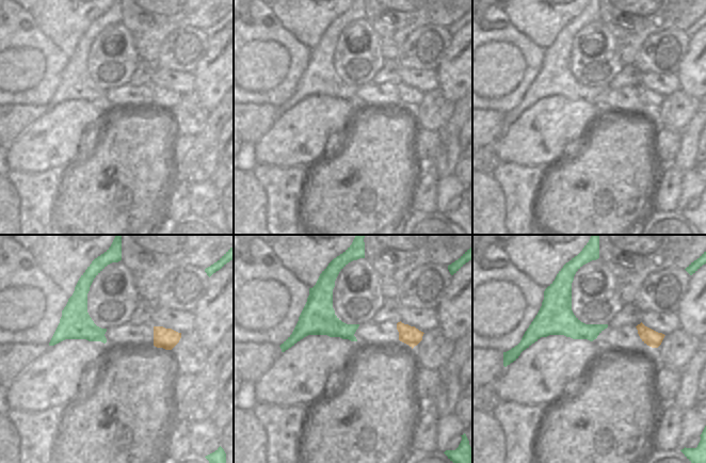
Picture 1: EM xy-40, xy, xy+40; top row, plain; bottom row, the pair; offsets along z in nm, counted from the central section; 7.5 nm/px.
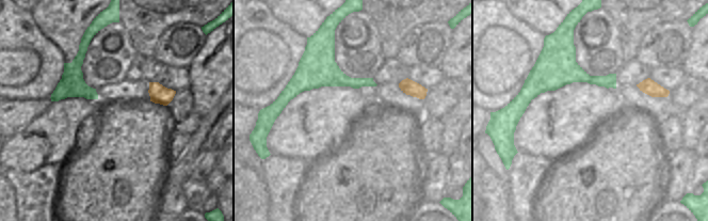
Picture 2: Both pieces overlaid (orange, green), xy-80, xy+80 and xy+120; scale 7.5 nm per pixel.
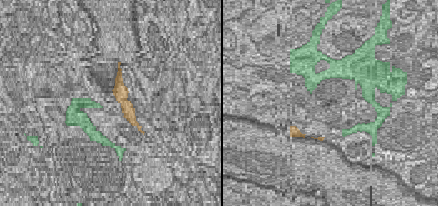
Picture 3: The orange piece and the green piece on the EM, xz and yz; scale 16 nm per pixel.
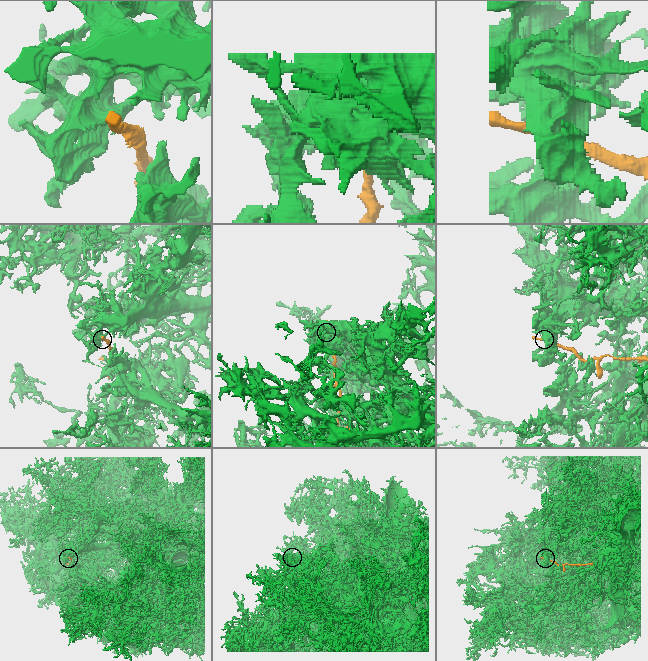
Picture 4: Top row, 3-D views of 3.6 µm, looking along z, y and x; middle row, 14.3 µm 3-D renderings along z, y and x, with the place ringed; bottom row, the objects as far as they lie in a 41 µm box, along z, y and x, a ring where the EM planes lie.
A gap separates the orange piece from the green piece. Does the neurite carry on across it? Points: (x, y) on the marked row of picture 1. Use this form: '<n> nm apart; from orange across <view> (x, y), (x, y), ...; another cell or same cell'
220 nm apart; from orange across xy+40 (636, 326), (607, 326); another cell

